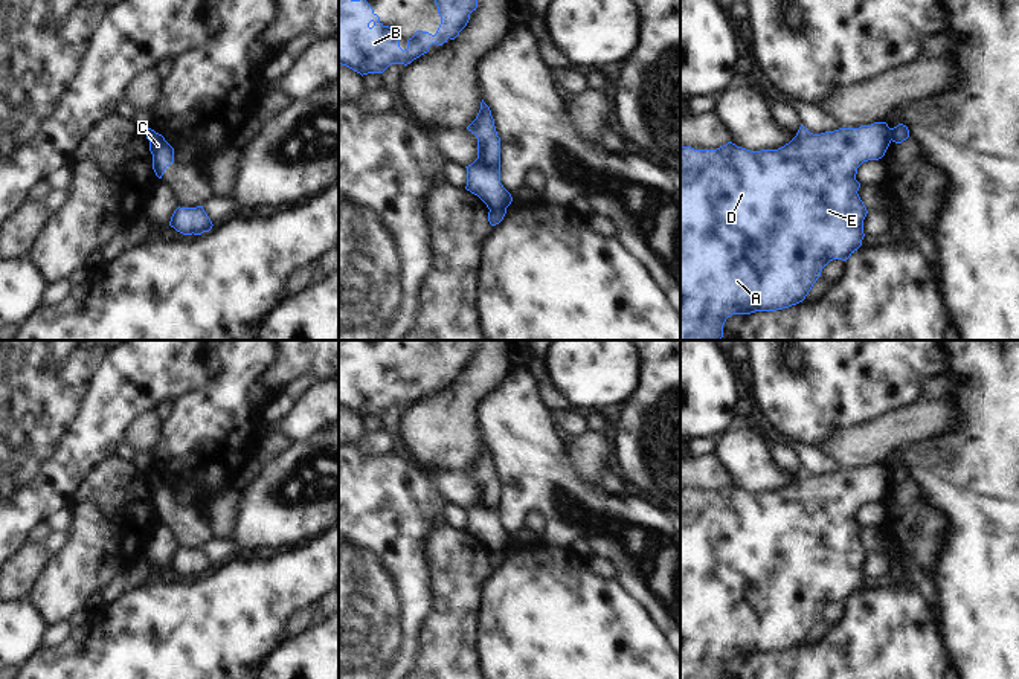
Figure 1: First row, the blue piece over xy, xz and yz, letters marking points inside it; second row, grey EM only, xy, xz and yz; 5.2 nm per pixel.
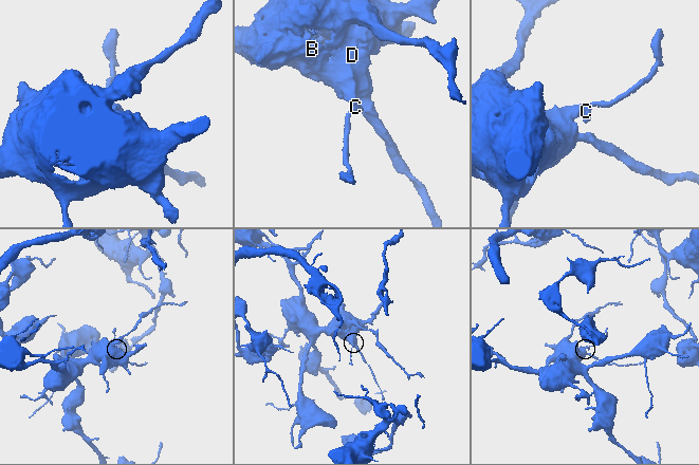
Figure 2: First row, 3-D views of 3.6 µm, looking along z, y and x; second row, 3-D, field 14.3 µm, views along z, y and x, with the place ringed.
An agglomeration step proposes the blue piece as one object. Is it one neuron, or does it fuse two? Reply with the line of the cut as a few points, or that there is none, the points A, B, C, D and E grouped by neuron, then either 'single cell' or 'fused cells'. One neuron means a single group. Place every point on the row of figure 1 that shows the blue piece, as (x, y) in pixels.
cut xz (505, 206), (490, 209); groups A B D E / C; fused cells

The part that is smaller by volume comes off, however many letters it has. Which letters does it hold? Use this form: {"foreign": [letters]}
{"foreign": ["C"]}

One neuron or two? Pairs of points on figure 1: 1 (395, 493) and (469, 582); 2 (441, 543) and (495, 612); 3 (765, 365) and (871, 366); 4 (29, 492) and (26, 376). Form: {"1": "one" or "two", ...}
{"1": "two", "2": "two", "3": "one", "4": "one"}

